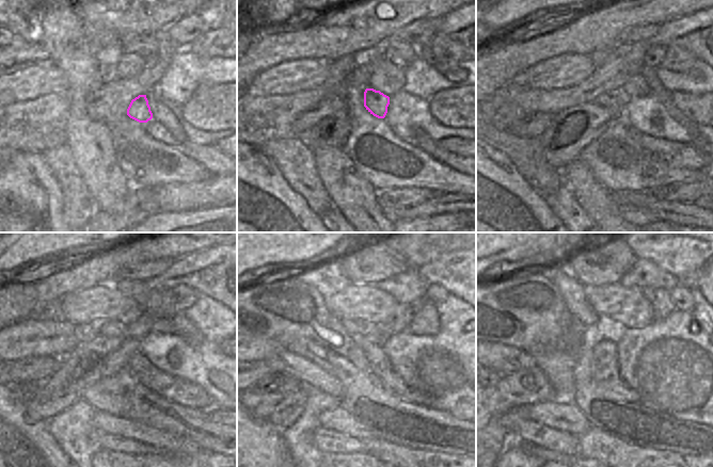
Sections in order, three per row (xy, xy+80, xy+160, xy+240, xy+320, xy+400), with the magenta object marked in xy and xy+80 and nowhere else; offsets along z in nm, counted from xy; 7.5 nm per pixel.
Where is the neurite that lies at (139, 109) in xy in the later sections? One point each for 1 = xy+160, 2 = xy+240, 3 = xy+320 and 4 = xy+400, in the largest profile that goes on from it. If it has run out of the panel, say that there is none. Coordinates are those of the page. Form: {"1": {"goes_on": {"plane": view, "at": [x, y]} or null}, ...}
{"1": {"goes_on": {"plane": "xy+160", "at": [615, 100]}}, "2": {"goes_on": {"plane": "xy+240", "at": [116, 327]}}, "3": {"goes_on": {"plane": "xy+320", "at": [353, 326]}}, "4": {"goes_on": {"plane": "xy+400", "at": [572, 291]}}}

